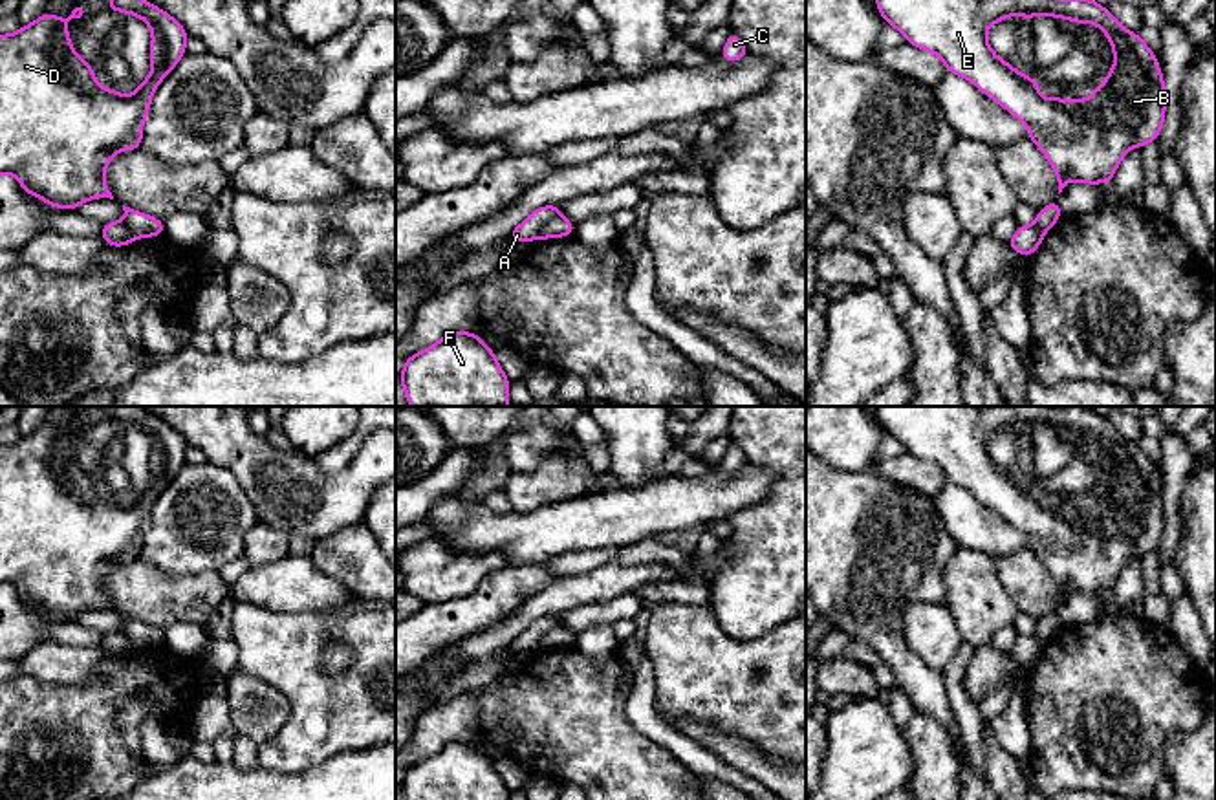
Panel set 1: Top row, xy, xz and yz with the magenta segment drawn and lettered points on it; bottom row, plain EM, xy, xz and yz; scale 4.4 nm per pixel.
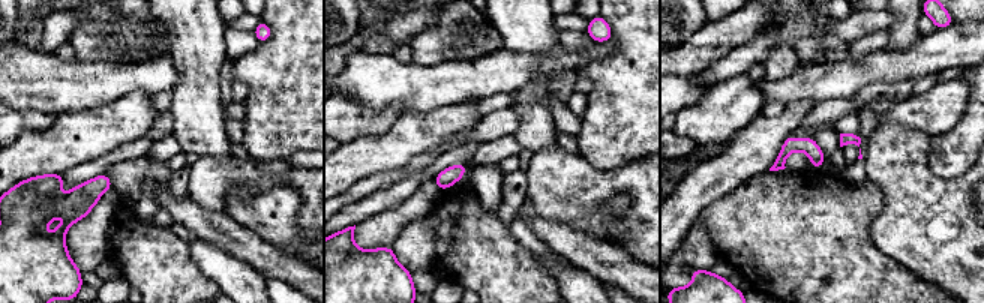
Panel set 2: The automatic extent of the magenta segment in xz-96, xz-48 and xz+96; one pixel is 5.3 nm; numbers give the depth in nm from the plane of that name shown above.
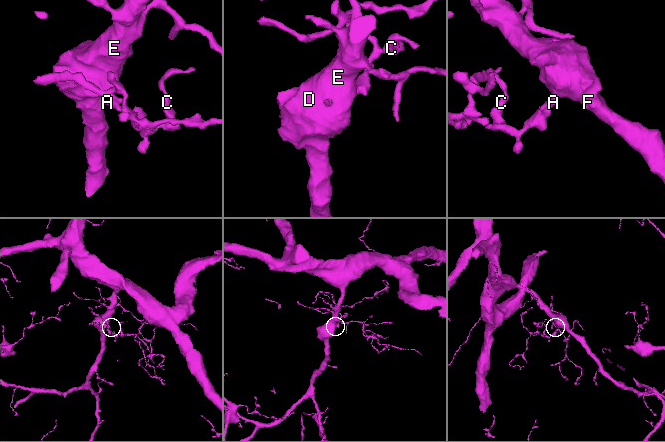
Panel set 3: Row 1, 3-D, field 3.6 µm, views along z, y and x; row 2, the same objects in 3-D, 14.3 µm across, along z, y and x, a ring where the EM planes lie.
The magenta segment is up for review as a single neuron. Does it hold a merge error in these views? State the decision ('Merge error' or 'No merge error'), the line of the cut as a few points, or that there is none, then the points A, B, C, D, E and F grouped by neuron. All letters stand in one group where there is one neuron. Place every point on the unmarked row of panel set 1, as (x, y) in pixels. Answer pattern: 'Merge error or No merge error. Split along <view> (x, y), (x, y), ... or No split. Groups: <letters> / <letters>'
Merge error. Split along xz (559, 623), (541, 639), (539, 647). Groups: A C / B D E F

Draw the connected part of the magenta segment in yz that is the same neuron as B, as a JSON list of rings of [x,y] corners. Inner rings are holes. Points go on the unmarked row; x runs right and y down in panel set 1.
[[[875,406],[875,416],[885,432],[894,436],[907,452],[936,463],[947,481],[971,491],[1027,536],[1029,549],[1042,560],[1057,584],[1059,604],[1069,591],[1108,595],[1132,557],[1145,558],[1161,544],[1168,500],[1163,494],[1157,469],[1137,443],[1124,439],[1093,408]],[[1011,425],[1022,425],[1026,430],[1035,425],[1049,425],[1068,428],[1075,436],[1090,432],[1101,438],[1113,458],[1115,470],[1115,476],[1106,481],[1106,492],[1095,494],[1091,509],[1044,509],[1038,503],[1038,491],[1002,470],[987,452],[989,436],[1004,432]]]

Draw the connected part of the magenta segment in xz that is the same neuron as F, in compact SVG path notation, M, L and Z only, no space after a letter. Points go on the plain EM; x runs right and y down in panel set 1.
M451 741L410 765L399 789L403 800L509 800L494 762L467 741Z

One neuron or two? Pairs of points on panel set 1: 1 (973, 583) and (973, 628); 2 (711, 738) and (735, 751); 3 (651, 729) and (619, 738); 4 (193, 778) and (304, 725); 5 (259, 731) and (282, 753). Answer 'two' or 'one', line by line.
1: one
2: one
3: two
4: two
5: two

